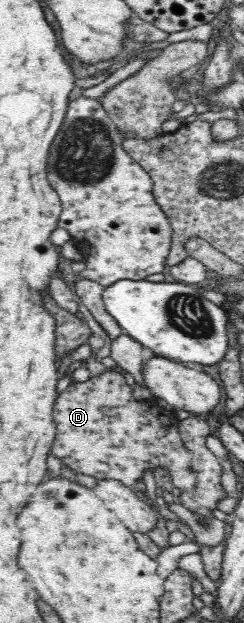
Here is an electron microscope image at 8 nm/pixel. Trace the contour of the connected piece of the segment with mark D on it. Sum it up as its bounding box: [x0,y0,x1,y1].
[51,371,197,492]

